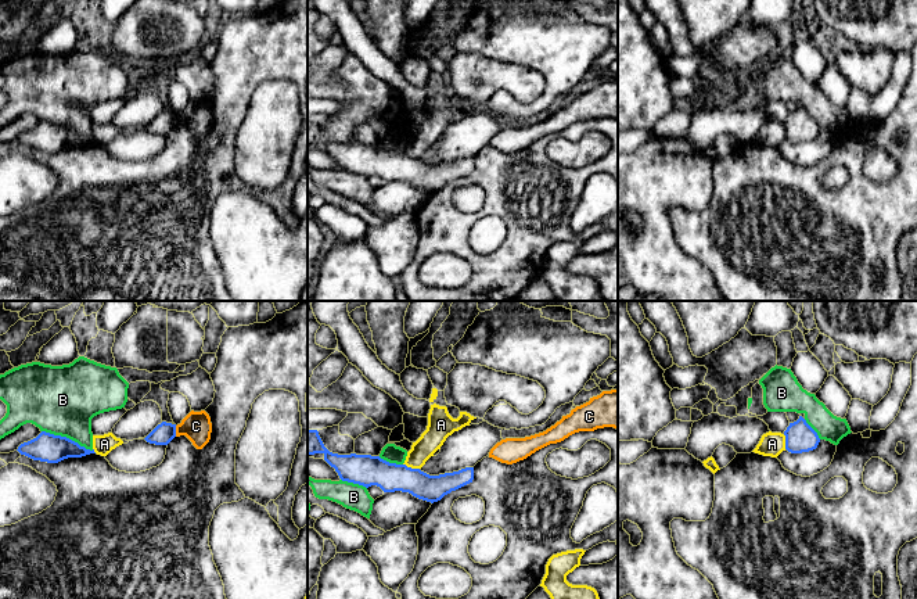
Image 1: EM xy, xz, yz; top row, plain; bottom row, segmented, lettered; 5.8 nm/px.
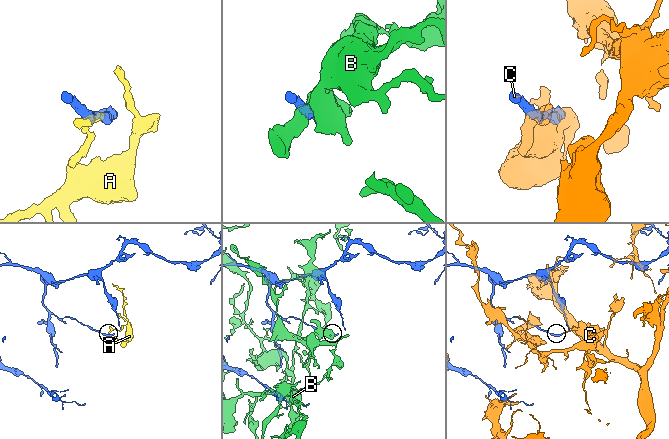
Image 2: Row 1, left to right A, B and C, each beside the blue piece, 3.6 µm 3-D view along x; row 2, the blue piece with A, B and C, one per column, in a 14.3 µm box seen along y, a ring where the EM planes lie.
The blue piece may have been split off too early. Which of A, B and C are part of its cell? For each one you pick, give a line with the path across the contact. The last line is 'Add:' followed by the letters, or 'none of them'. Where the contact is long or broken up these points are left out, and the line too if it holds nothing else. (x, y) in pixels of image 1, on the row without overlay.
Add: none of them

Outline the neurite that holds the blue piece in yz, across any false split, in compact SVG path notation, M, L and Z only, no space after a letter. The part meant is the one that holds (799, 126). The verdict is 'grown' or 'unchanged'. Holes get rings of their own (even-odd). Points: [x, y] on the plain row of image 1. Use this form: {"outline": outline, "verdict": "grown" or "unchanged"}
{"outline": "M799 105L794 112L790 112L785 125L785 139L791 143L809 141L817 137L820 128L817 122Z", "verdict": "unchanged"}

